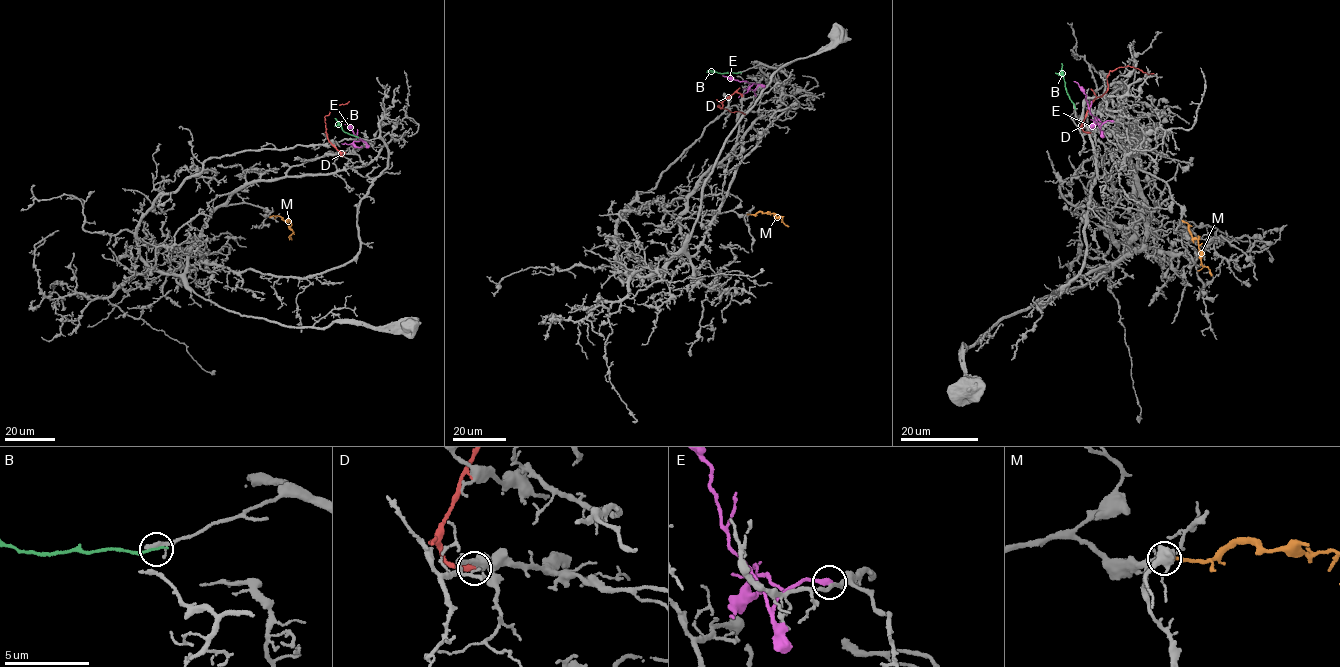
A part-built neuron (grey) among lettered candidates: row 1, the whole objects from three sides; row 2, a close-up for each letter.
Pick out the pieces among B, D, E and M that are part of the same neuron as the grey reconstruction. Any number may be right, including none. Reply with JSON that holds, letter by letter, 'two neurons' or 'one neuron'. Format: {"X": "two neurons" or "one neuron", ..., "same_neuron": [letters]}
{"B": "two neurons", "D": "two neurons", "E": "two neurons", "M": "one neuron", "same_neuron": ["M"]}

